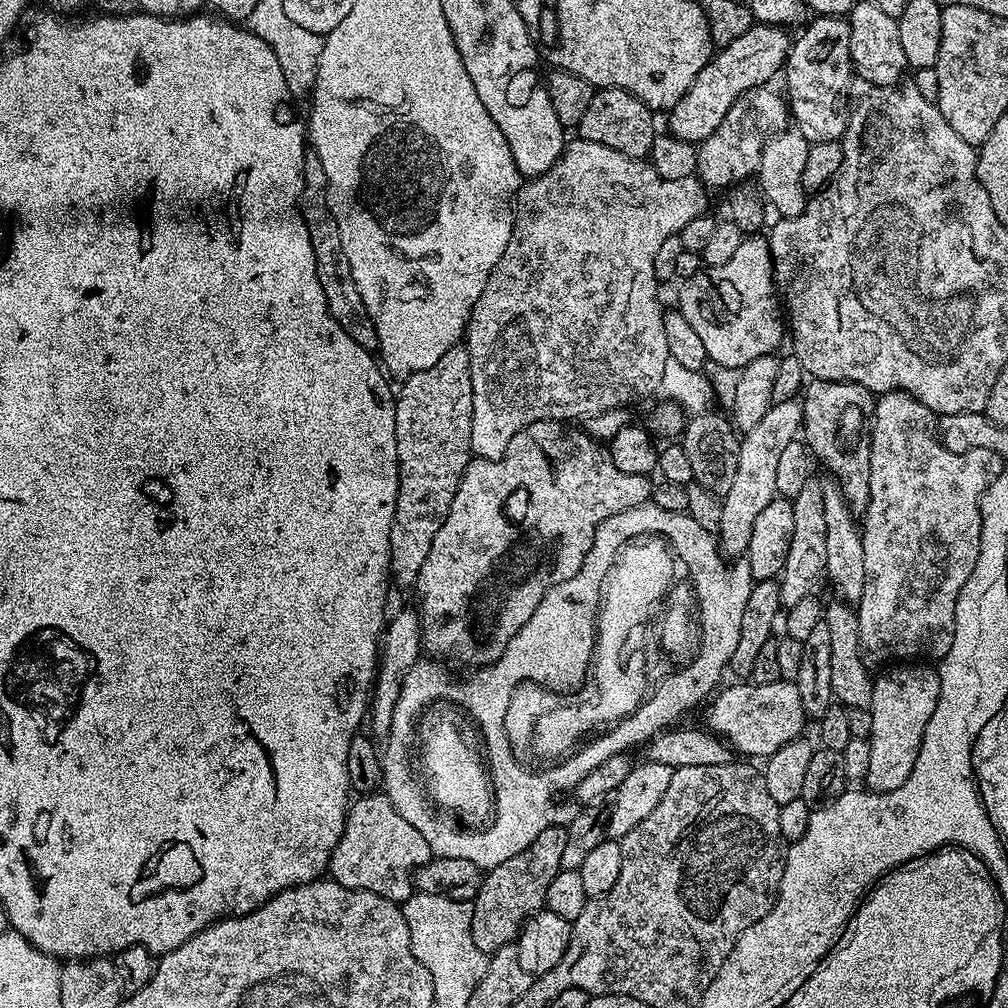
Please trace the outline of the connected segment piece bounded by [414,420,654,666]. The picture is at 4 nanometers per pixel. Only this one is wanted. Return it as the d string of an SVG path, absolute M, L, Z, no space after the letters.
M543 420L526 426L506 446L502 458L497 460L482 460L473 458L466 466L466 470L460 479L458 490L454 494L454 502L450 502L450 510L438 530L434 534L434 546L430 546L430 554L426 554L426 562L422 570L416 575L414 593L416 592L415 611L420 618L420 635L422 637L422 648L429 657L444 658L440 656L457 656L464 664L478 664L474 666L491 666L504 652L510 642L510 638L516 636L534 614L538 602L554 586L566 582L566 578L572 578L578 574L590 546L594 542L594 534L606 518L614 514L622 514L622 510L637 508L639 504L649 503L654 484L647 476L638 474L625 474L618 470L610 458L607 447L601 441L589 436L583 427L572 422L563 420Z

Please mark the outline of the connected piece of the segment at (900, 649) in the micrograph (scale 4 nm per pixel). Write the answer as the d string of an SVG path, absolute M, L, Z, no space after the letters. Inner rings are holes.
M909 392L883 393L875 401L870 427L870 500L862 514L866 586L856 608L860 651L872 666L889 662L939 662L950 650L950 642L954 642L958 594L966 586L974 562L978 562L980 500L994 478L1002 474L1006 462L994 450L966 450L966 454L946 450L937 439L937 417Z

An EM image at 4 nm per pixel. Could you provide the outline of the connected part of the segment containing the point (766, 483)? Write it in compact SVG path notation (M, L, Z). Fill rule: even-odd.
M799 399L777 400L758 421L758 426L747 429L740 440L738 470L729 492L722 498L722 522L718 533L718 547L725 557L743 557L750 546L750 534L758 514L776 494L774 486L778 458L791 440L797 439L804 423L804 405Z

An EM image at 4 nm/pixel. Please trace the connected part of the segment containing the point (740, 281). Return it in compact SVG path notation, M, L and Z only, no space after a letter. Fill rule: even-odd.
M749 235L738 246L738 254L717 268L705 267L683 281L679 312L702 337L710 360L742 369L754 358L770 356L786 340L786 320L772 271L772 255L763 235Z

